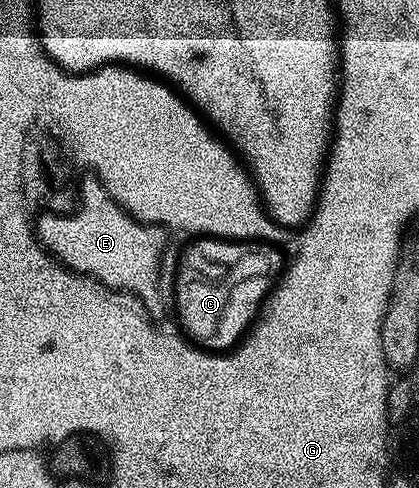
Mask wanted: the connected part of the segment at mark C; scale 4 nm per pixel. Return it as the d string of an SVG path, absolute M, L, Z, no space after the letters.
M182 226L176 227L174 234L161 264L161 295L168 321L173 321L172 329L199 352L207 356L233 357L239 348L247 345L258 327L262 327L272 293L276 293L291 273L294 261L275 240L245 241L231 233L214 234L210 229L184 230Z

